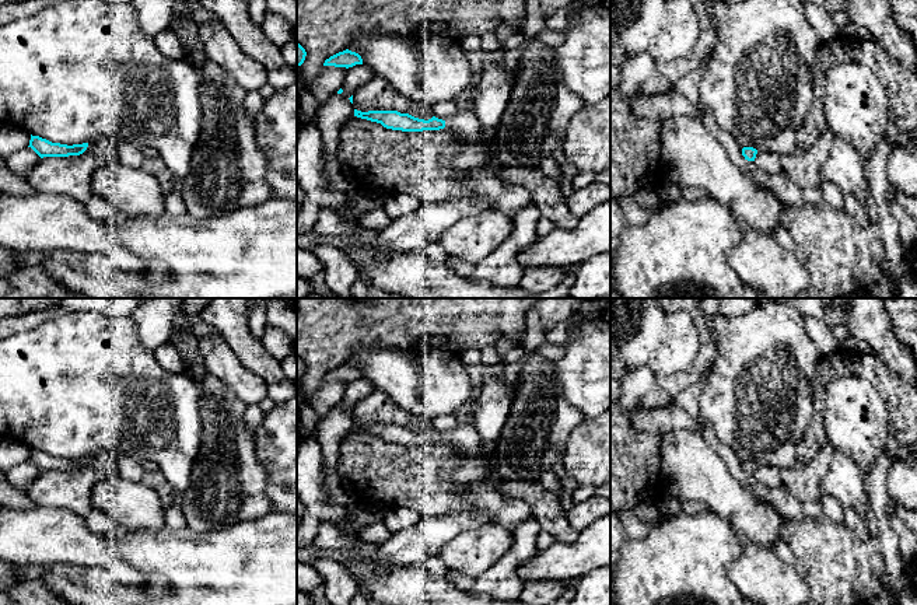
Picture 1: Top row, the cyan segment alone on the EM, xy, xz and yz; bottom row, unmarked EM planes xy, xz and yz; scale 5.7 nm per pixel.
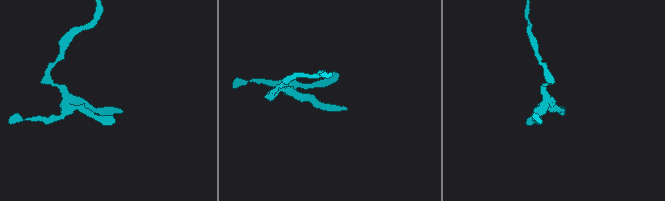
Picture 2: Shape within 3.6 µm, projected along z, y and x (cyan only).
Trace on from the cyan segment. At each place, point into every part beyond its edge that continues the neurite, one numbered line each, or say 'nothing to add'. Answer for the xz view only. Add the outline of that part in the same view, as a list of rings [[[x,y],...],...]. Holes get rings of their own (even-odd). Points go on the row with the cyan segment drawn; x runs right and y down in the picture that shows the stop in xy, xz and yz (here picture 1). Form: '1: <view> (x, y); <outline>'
1: xz (465, 122); [[[458,111],[451,118],[445,119],[445,130],[456,130],[463,137],[477,141],[480,139],[482,125],[470,111]]]

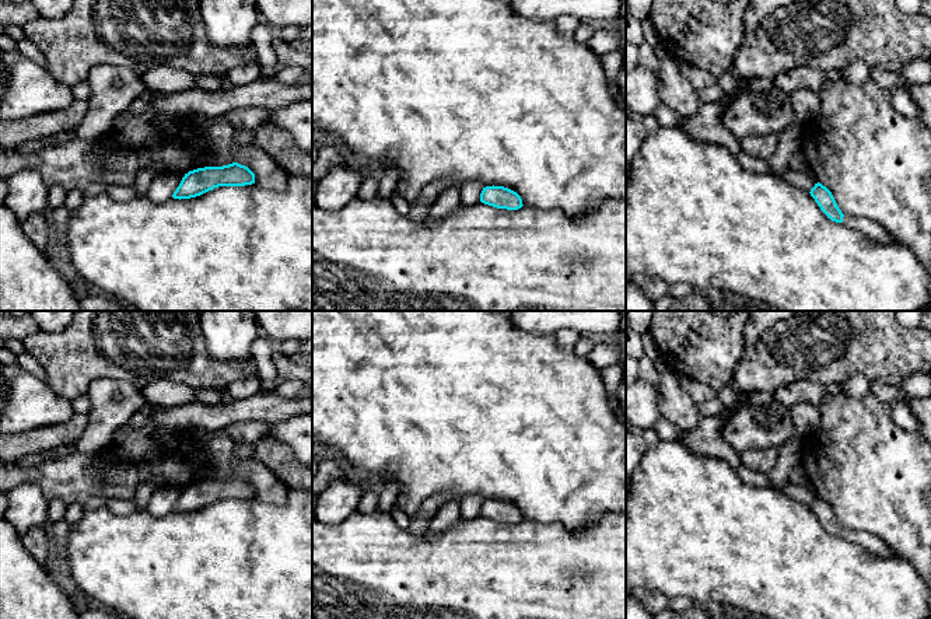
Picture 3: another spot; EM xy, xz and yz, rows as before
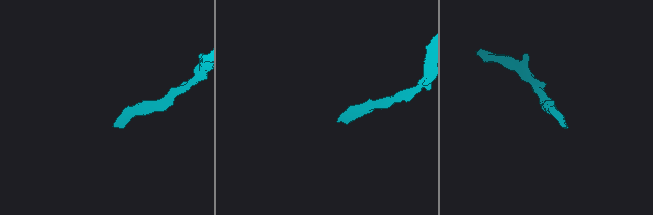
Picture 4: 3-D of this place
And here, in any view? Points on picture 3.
1: yz (872, 230); [[[844,216],[843,223],[850,228],[862,232],[869,239],[878,244],[885,245],[896,244],[895,238],[881,224],[871,221],[868,218]]]

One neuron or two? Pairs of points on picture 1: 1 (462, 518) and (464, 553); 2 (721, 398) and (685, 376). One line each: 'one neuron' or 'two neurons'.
1: two neurons
2: two neurons

